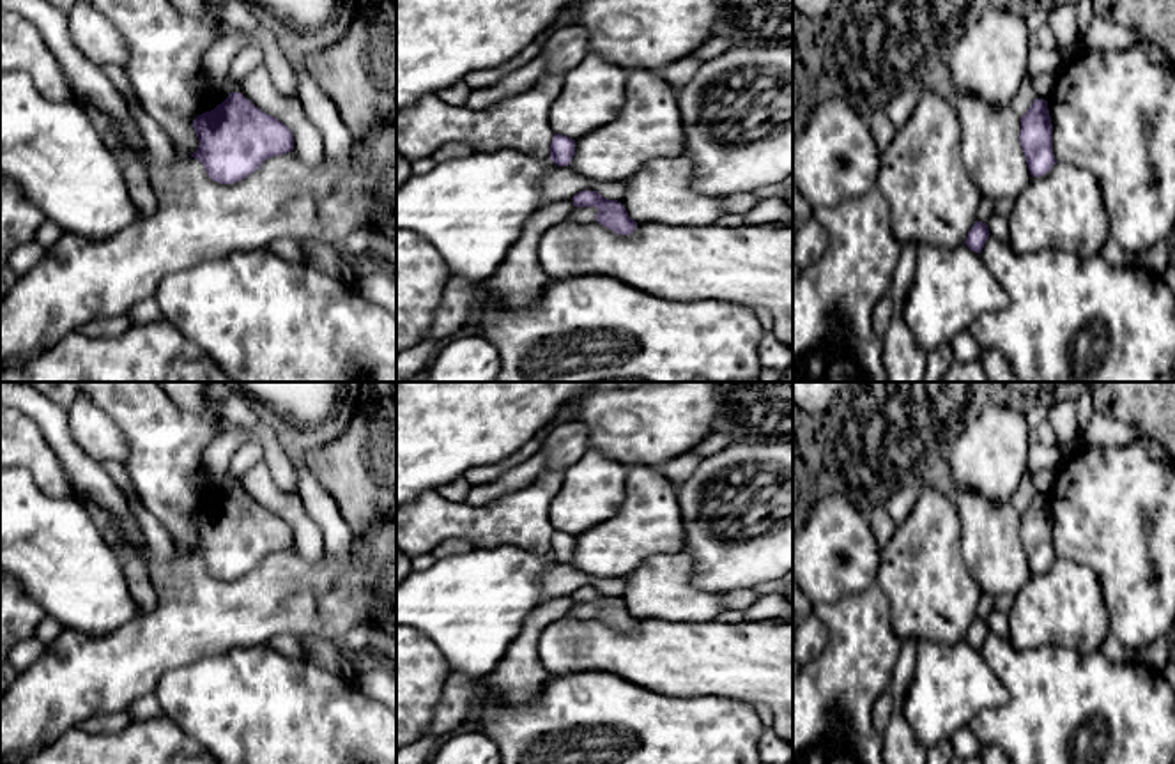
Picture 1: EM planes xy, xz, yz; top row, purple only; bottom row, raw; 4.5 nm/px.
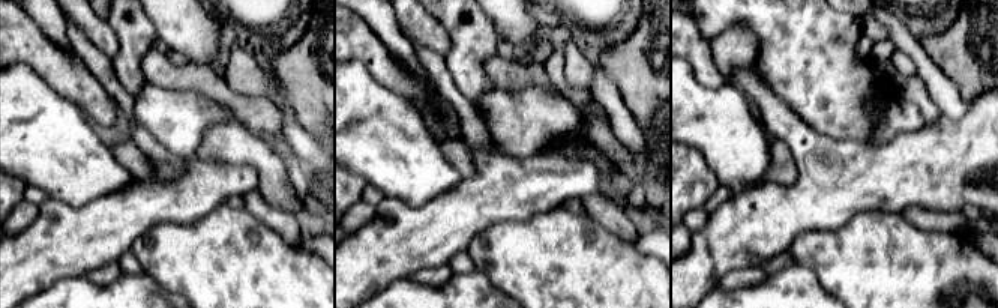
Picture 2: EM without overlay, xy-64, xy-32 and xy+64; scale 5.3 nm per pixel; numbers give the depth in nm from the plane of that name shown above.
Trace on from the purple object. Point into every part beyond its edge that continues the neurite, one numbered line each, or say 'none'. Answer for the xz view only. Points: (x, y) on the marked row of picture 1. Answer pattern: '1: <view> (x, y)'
none

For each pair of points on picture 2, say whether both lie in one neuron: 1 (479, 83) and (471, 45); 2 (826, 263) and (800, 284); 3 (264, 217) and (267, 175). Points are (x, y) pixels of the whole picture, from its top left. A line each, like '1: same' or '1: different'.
1: same
2: different
3: different

